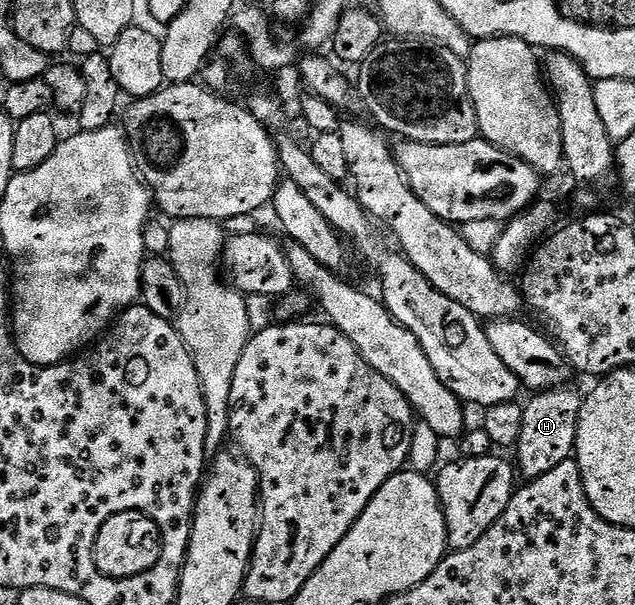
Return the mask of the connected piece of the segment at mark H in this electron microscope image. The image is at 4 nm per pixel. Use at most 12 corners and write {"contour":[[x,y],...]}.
{"contour":[[555,388],[522,406],[523,479],[572,457],[583,395]]}

